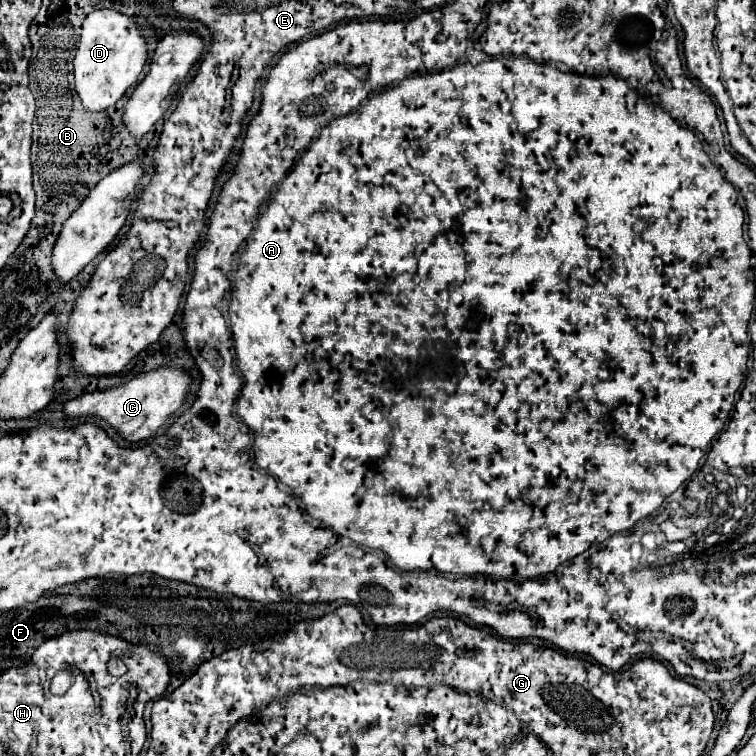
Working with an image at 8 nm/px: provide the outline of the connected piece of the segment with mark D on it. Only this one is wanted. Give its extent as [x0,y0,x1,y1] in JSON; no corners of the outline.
[74,9,146,113]

